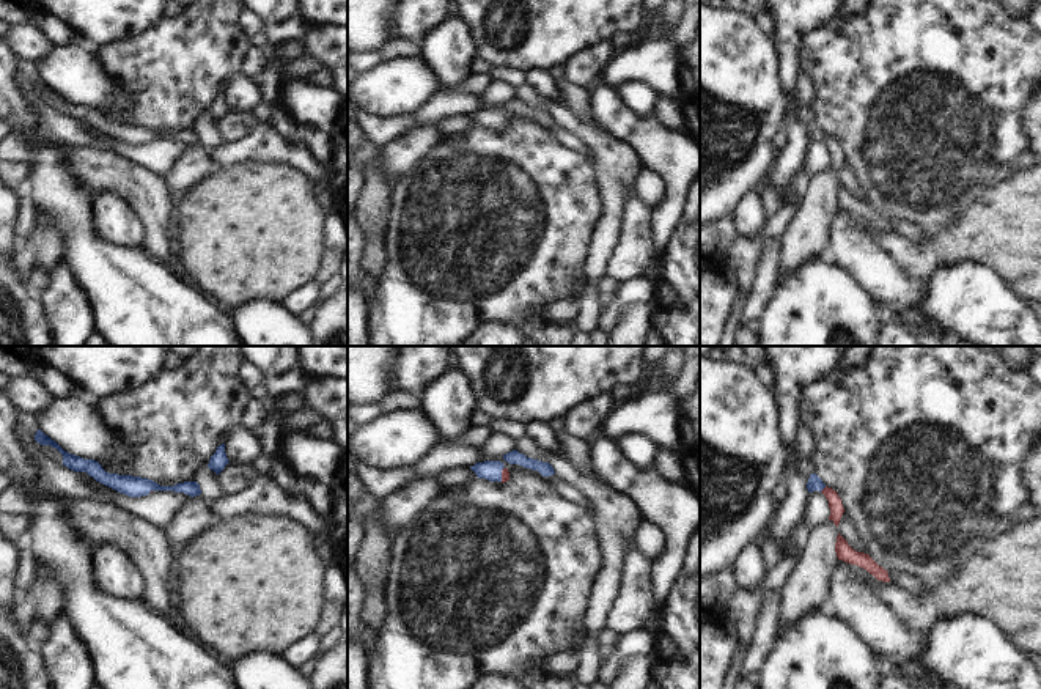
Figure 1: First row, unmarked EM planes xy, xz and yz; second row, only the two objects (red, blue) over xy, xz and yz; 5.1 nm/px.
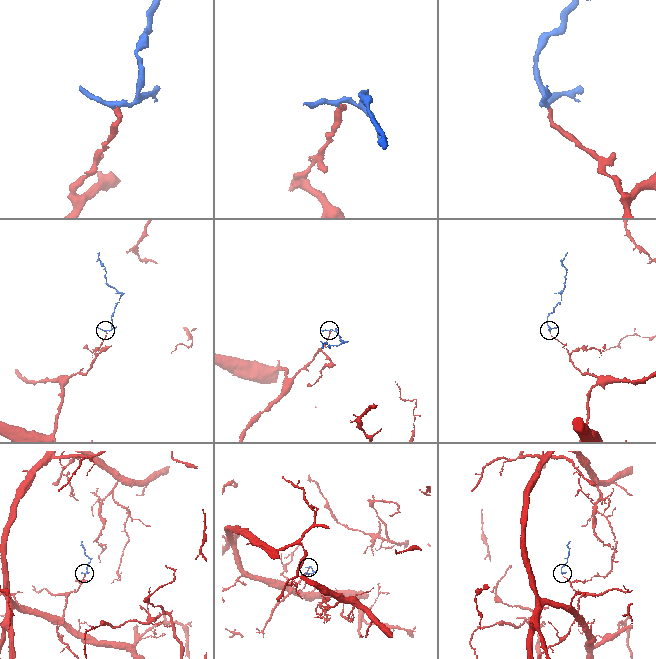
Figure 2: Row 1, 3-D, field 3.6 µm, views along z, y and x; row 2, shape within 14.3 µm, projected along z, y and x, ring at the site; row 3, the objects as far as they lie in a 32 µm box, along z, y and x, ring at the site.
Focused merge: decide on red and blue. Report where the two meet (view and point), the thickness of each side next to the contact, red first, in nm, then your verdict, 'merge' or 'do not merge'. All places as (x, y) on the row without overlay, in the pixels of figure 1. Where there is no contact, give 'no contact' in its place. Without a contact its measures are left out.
yz (824, 136) | 70/80 nm | merge

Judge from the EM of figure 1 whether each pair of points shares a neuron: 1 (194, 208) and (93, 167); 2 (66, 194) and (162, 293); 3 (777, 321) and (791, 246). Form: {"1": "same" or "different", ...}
{"1": "different", "2": "same", "3": "different"}

